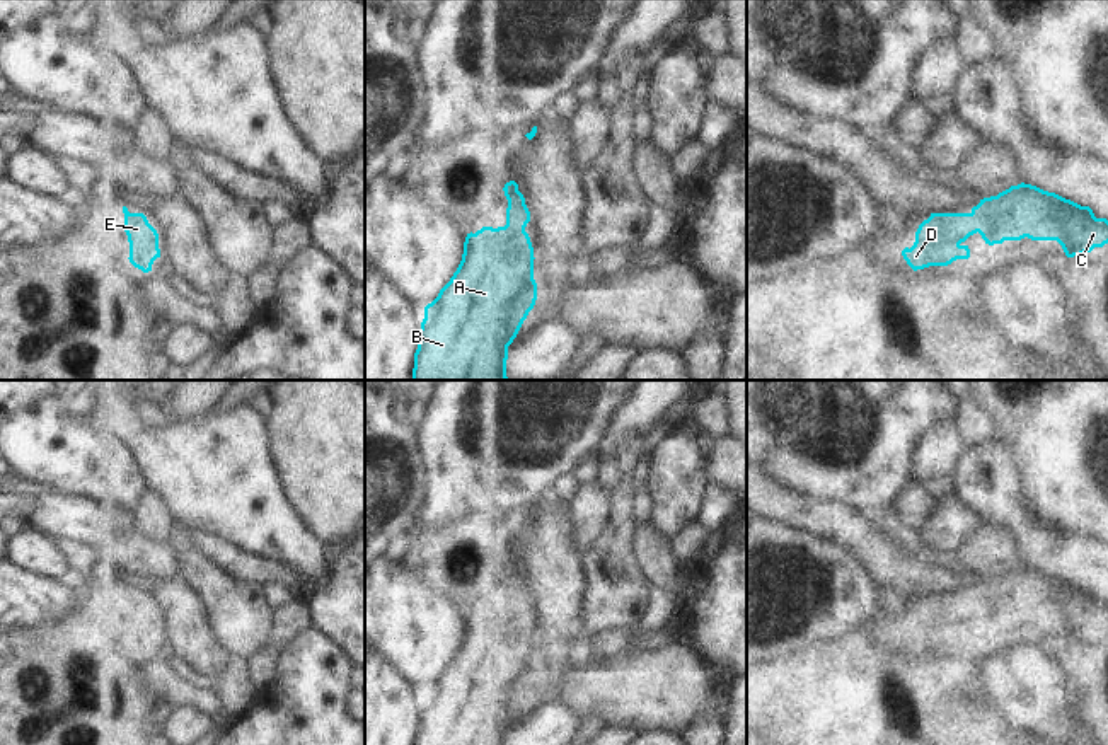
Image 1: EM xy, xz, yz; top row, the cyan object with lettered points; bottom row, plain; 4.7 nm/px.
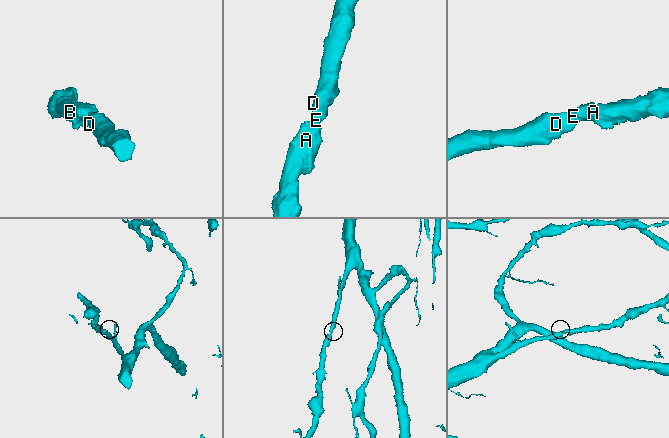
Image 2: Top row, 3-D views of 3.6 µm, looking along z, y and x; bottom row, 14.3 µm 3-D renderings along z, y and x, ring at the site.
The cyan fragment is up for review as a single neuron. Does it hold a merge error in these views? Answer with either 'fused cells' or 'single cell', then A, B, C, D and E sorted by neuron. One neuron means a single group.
single cell | A B C D E

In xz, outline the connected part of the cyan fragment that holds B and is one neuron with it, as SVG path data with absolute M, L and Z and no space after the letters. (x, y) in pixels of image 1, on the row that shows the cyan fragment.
M515 181L506 182L503 191L508 199L506 225L467 234L457 271L424 307L413 380L508 380L508 346L535 305L537 283L534 247L525 232L530 211Z

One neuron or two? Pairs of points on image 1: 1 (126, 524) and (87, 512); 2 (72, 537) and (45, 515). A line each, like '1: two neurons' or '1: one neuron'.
1: one neuron
2: one neuron

